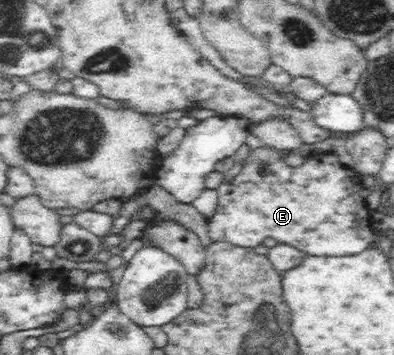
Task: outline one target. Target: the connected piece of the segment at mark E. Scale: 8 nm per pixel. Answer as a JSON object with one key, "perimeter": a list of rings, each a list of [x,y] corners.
{"perimeter":[[[256,148],[250,157],[246,159],[241,172],[236,175],[232,180],[223,182],[217,188],[217,194],[219,201],[217,203],[214,213],[209,217],[206,227],[208,227],[208,237],[213,243],[228,243],[238,247],[254,248],[258,245],[262,245],[266,239],[275,239],[278,244],[292,245],[300,250],[309,253],[312,256],[324,257],[324,256],[344,256],[354,255],[369,248],[374,237],[374,229],[370,225],[370,209],[359,194],[362,188],[361,174],[356,173],[353,169],[350,169],[340,163],[338,155],[332,152],[320,152],[316,151],[313,154],[305,157],[304,163],[298,167],[292,167],[284,163],[280,157],[278,157],[278,151],[270,148]]]}

